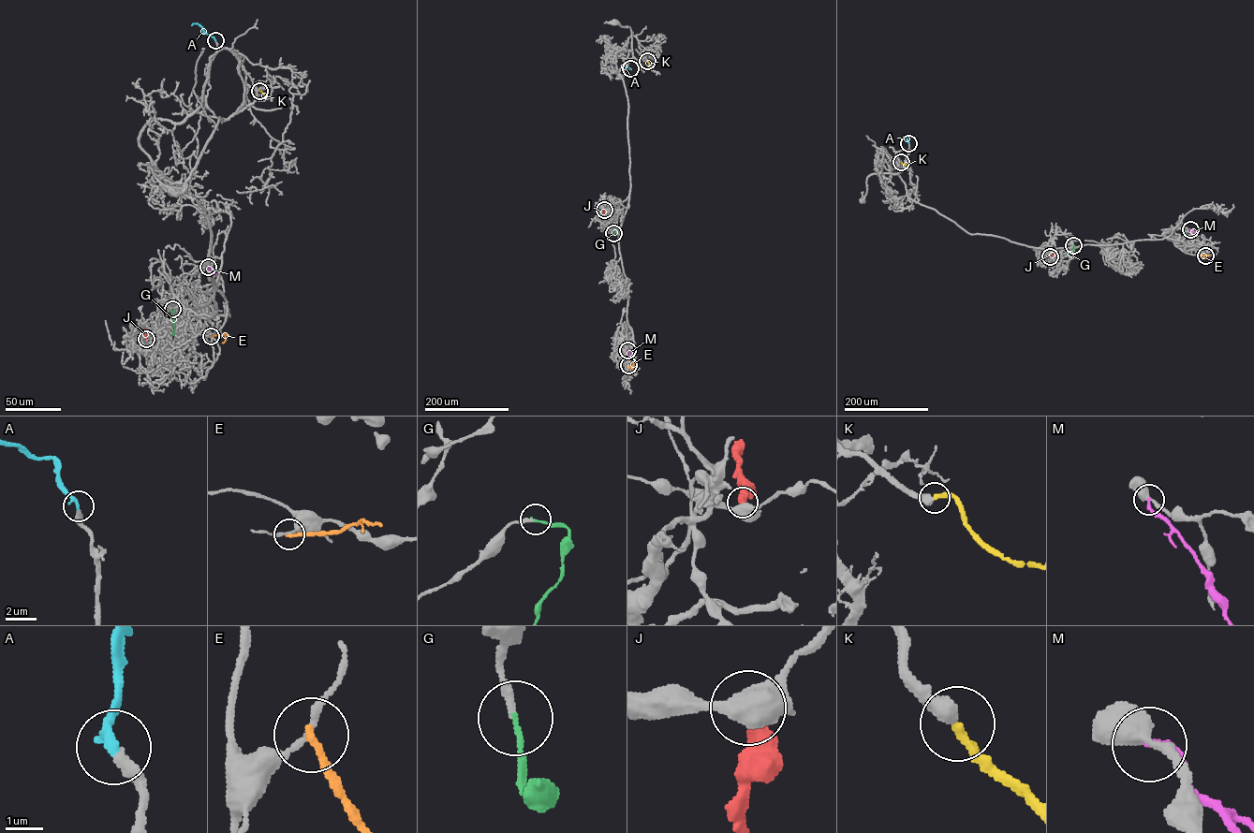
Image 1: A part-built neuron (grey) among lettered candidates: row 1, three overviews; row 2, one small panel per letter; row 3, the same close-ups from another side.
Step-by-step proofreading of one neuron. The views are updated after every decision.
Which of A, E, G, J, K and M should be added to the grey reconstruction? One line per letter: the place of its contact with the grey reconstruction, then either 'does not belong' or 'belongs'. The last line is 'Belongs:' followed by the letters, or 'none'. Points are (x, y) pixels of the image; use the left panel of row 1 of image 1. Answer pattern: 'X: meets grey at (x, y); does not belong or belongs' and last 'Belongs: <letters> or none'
A: meets grey at (215, 40); belongs
E: meets grey at (211, 336); does not belong
G: meets grey at (172, 309); belongs
J: meets grey at (146, 339); does not belong
K: meets grey at (259, 91); belongs
M: meets grey at (208, 267); does not belong
Belongs: A, G, K

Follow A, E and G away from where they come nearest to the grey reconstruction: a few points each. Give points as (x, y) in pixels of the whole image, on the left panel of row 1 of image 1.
A: (215, 40), (199, 24), (191, 25)
E: (211, 336), (224, 334), (226, 340), (222, 343)
G: (172, 309), (175, 327), (172, 335)

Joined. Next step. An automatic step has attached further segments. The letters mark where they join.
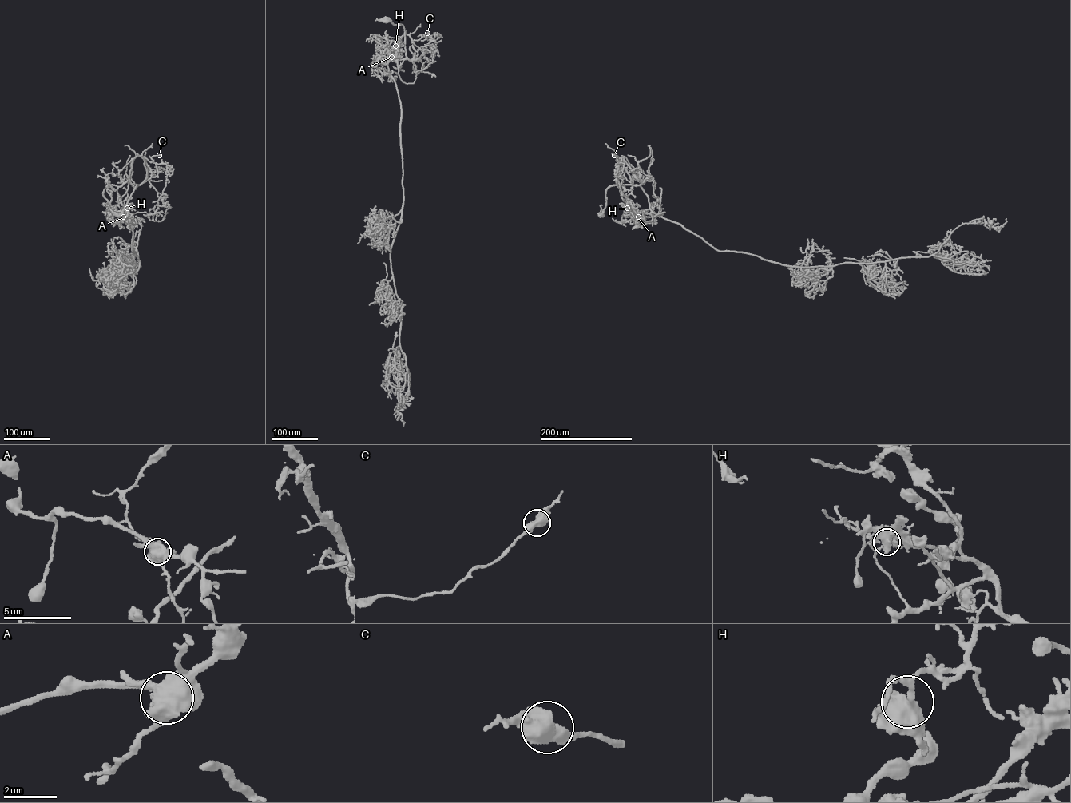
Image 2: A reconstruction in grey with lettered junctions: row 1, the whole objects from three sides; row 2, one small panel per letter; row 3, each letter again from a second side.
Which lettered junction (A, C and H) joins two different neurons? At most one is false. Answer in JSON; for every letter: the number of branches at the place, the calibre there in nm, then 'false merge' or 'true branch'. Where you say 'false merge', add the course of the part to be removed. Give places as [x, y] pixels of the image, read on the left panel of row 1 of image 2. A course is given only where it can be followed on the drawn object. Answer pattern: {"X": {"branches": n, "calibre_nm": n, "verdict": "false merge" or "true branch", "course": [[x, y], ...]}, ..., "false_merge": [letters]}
{"A": {"branches": 3, "calibre_nm": 700, "verdict": "false merge", "course": [[123, 216], [124, 220], [137, 212], [145, 212], [151, 220], [161, 220], [169, 204], [164, 204], [161, 199]]}, "C": {"branches": 2, "calibre_nm": 700, "verdict": "true branch"}, "H": {"branches": 4, "calibre_nm": 480, "verdict": "true branch"}, "false_merge": ["A"]}

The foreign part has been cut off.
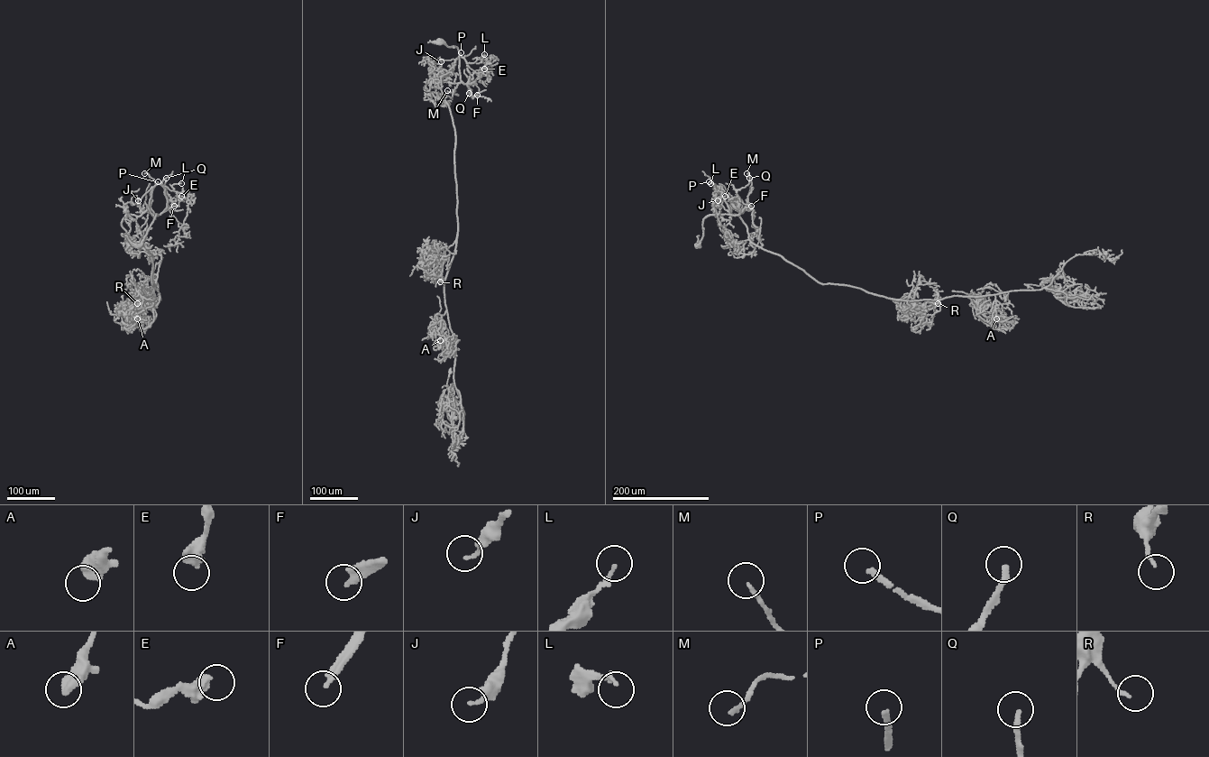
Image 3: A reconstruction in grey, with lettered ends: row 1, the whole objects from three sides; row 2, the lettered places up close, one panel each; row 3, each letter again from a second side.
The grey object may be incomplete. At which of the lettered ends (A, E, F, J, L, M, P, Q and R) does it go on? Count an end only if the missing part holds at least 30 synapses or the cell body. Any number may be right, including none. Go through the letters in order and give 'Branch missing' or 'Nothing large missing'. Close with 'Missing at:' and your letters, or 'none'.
A: Nothing large missing
E: Nothing large missing
F: Branch missing
J: Nothing large missing
L: Nothing large missing
M: Nothing large missing
P: Branch missing
Q: Nothing large missing
R: Nothing large missing
Missing at: F, P

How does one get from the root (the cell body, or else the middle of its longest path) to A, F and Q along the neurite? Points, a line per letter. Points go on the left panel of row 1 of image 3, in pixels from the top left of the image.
A: (137, 246), (167, 207), (160, 184), (148, 207), (121, 223), (152, 263), (155, 298), (141, 296), (137, 318)
F: (137, 246), (156, 214), (169, 207), (172, 200), (174, 206)
Q: (137, 246), (156, 214), (172, 205), (165, 189), (166, 178)

